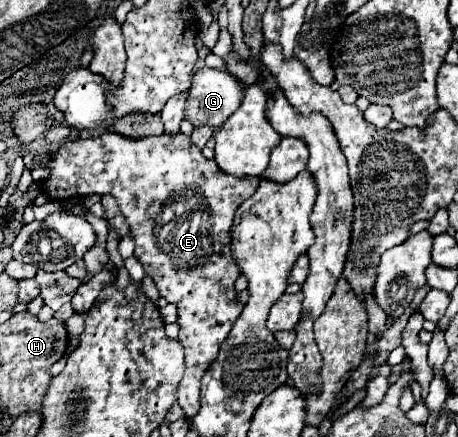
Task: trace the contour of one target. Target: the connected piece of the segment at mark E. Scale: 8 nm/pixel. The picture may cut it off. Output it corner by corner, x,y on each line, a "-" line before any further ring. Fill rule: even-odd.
106,131
98,137
76,137
76,139
68,139
64,141
54,153
50,153
50,159
46,161
44,165
50,175
46,179
42,179
42,191
46,193
46,197
50,201
56,201
56,203
64,203
64,201
70,201
70,199
82,199
86,197
88,193
96,193
96,195
112,195
118,203
118,209
122,213
122,217
128,221
130,225
130,235
136,243
136,249
134,249
134,257
142,263
144,267
144,273
148,277
154,279
160,295
168,301
168,303
174,303
178,307
178,325
180,325
180,335
178,335
178,341
184,345
184,351
186,351
186,369
184,369
184,375
182,375
182,381
178,385
178,391
176,391
176,399
178,399
178,405
184,409
186,417
194,417
194,413
198,411
198,405
200,405
200,379
202,379
202,373
206,369
206,365
210,365
210,361
214,361
214,357
218,355
218,349
222,345
222,341
228,337
238,313
242,311
242,307
238,307
238,303
234,303
236,299
236,293
234,293
234,281
238,279
238,267
234,265
234,259
230,257
230,227
232,227
232,221
234,221
234,213
236,209
240,207
240,203
244,199
248,199
250,195
254,195
254,191
258,189
260,185
260,177
234,177
234,175
228,175
224,173
216,161
208,161
198,147
194,147
194,143
190,141
190,137
182,135
182,133
176,133
176,137
166,137
166,135
158,135
158,137
140,137
140,139
132,139
132,137
126,137
126,135
120,135
116,131
-
168,199
176,199
176,217
158,217
158,213
162,213
162,207
-
168,221
172,221
172,227
164,227

